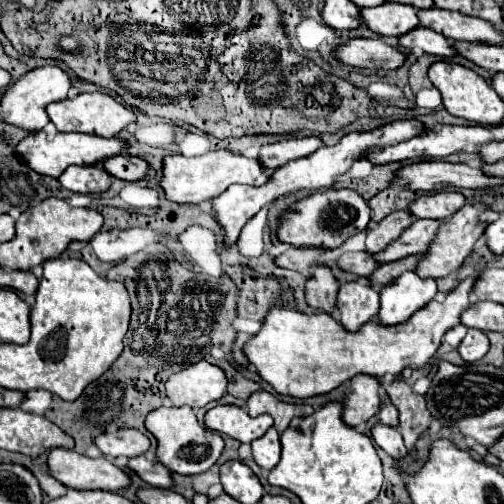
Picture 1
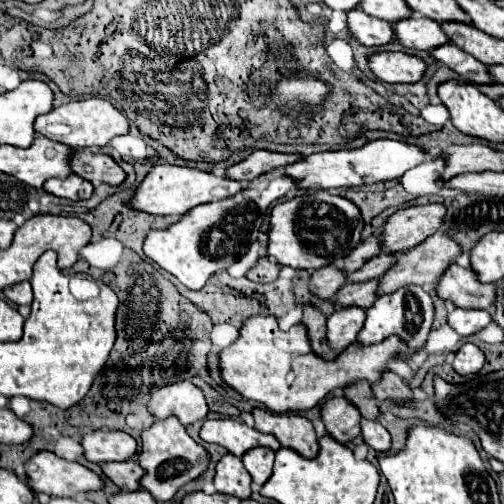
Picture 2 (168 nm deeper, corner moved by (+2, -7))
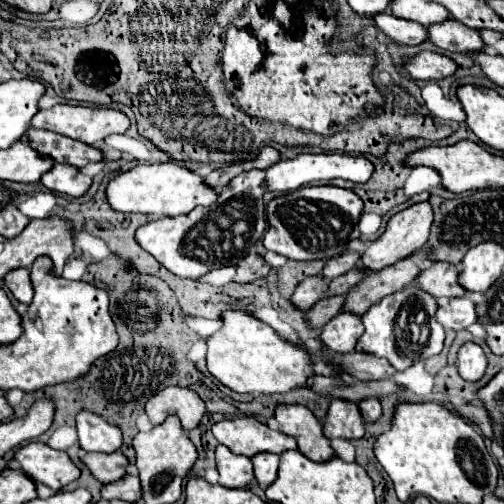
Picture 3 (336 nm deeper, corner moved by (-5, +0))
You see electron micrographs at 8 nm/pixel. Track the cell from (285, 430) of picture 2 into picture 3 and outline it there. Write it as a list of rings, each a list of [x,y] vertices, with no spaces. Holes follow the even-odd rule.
[[[278,405],[278,429],[298,441],[298,451],[310,461],[324,463],[334,457],[330,441],[322,433],[322,423],[302,405]]]

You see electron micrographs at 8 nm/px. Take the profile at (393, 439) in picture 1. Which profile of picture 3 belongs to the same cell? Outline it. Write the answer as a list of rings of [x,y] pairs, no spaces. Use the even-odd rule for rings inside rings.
[[[368,397],[368,399],[360,401],[358,407],[360,407],[360,415],[364,421],[376,421],[382,415],[382,407],[380,407],[378,397]]]

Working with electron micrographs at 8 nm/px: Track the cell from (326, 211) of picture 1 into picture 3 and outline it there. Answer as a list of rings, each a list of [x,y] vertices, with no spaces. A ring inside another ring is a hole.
[[[300,187],[292,193],[274,197],[266,207],[268,231],[264,233],[264,247],[288,259],[332,259],[348,251],[348,243],[360,237],[358,219],[362,213],[362,199],[340,187]]]

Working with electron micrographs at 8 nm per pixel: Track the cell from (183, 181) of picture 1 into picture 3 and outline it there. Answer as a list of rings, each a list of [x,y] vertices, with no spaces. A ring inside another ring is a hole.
[[[172,161],[160,163],[160,165],[144,165],[144,163],[140,165],[138,163],[130,171],[120,173],[108,181],[106,199],[112,205],[112,209],[118,213],[144,213],[144,215],[152,215],[152,217],[178,217],[178,215],[190,213],[198,205],[202,205],[202,207],[212,205],[212,201],[216,201],[216,191],[208,189],[200,175],[194,175],[190,169],[174,165]]]

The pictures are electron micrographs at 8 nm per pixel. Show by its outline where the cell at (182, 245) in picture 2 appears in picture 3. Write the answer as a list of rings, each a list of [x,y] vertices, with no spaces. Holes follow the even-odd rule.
[[[254,169],[242,173],[220,189],[216,203],[212,203],[210,207],[196,207],[188,215],[154,219],[150,223],[144,223],[136,231],[136,243],[178,277],[198,279],[212,269],[238,265],[266,229],[266,203],[262,199],[262,183],[264,171]]]

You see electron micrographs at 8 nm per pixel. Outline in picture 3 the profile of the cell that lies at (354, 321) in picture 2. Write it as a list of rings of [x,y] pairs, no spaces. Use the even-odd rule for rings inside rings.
[[[340,313],[322,327],[320,339],[324,341],[324,347],[328,347],[334,353],[350,353],[354,351],[362,333],[364,325],[360,325],[358,315]]]

